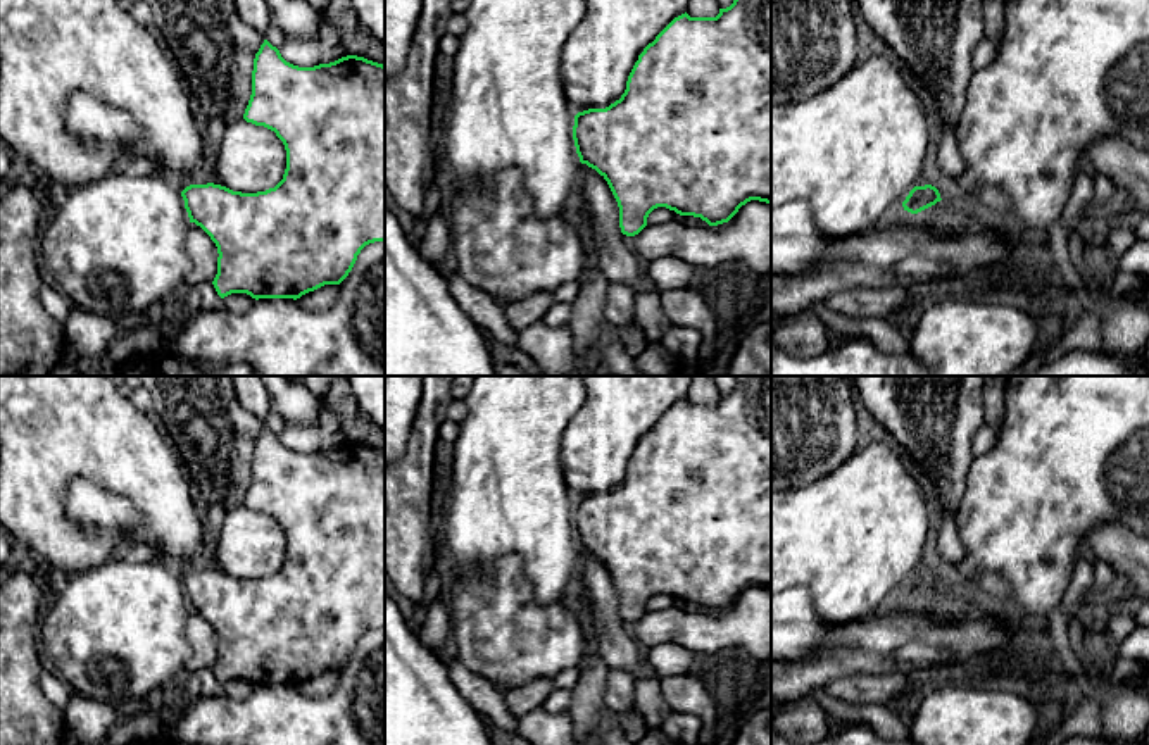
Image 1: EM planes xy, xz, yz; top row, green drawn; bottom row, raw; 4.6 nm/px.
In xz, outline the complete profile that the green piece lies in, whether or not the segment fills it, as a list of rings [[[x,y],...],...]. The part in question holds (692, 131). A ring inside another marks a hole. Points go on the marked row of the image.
[[[733,0],[730,7],[719,9],[716,17],[690,17],[687,12],[675,17],[638,55],[619,100],[606,109],[588,109],[574,116],[573,140],[580,162],[607,181],[619,207],[621,233],[626,236],[638,235],[657,207],[718,226],[728,222],[750,200],[771,205],[771,0]]]

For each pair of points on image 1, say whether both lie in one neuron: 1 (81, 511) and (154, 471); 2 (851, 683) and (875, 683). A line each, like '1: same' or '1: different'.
1: different
2: same

